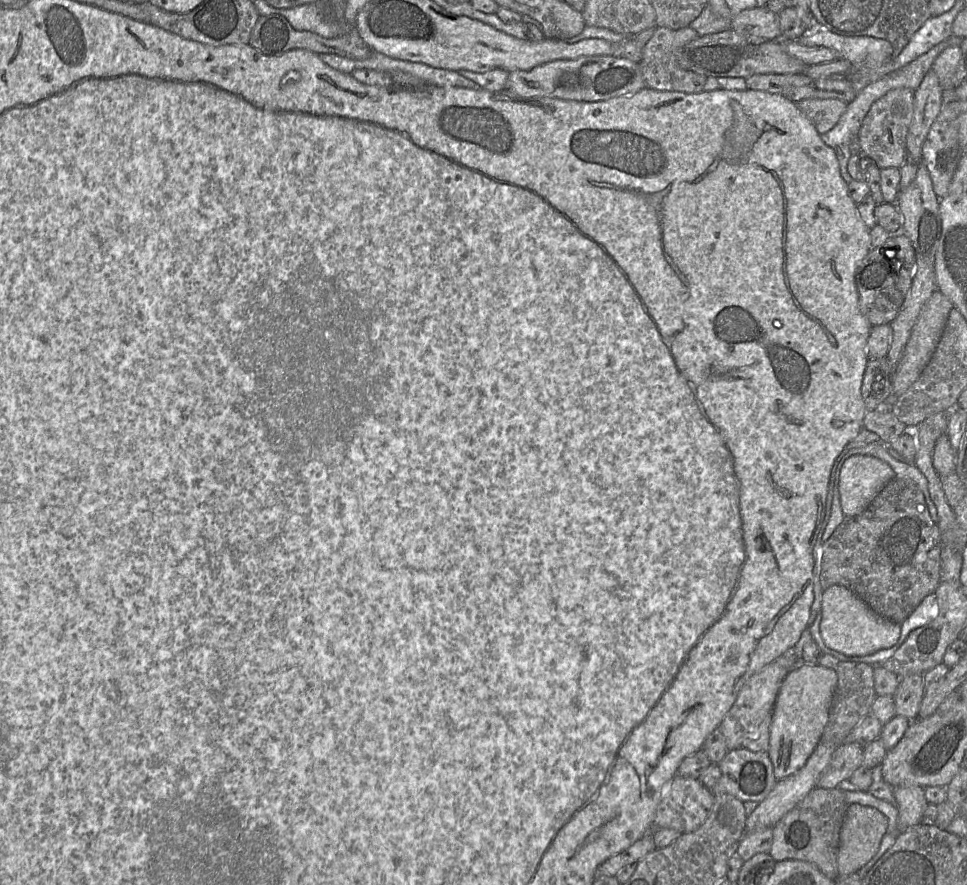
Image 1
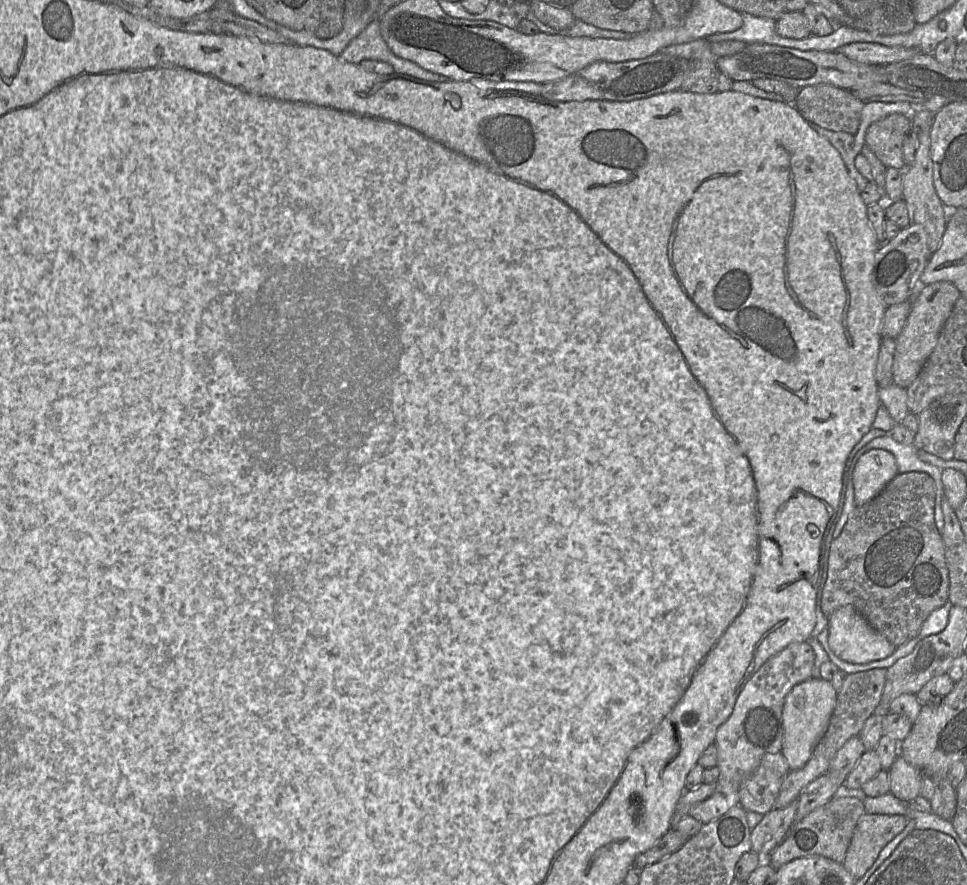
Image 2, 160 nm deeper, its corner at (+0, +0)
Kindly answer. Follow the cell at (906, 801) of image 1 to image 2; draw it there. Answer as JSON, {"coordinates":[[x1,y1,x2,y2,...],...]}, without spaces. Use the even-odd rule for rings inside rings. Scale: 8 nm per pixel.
{"coordinates":[[897,756,888,770,890,792,902,801,909,801,920,795,923,777,919,769]]}

